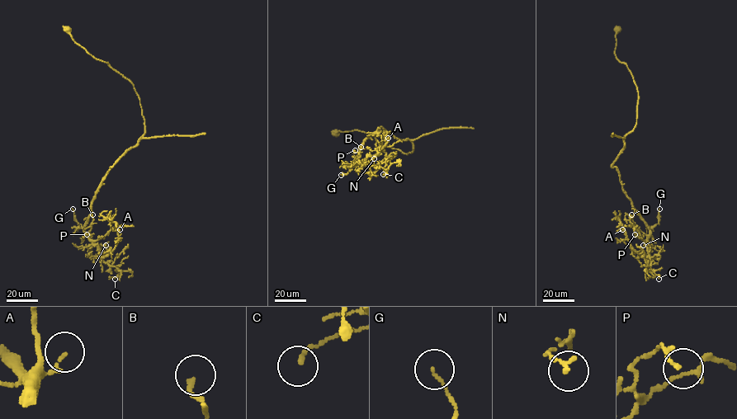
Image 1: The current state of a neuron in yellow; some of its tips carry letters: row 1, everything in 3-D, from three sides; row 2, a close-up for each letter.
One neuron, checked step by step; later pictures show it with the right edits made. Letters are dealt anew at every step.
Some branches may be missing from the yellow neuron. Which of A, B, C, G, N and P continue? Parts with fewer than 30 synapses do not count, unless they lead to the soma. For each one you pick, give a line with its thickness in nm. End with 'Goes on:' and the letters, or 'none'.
Goes on: none

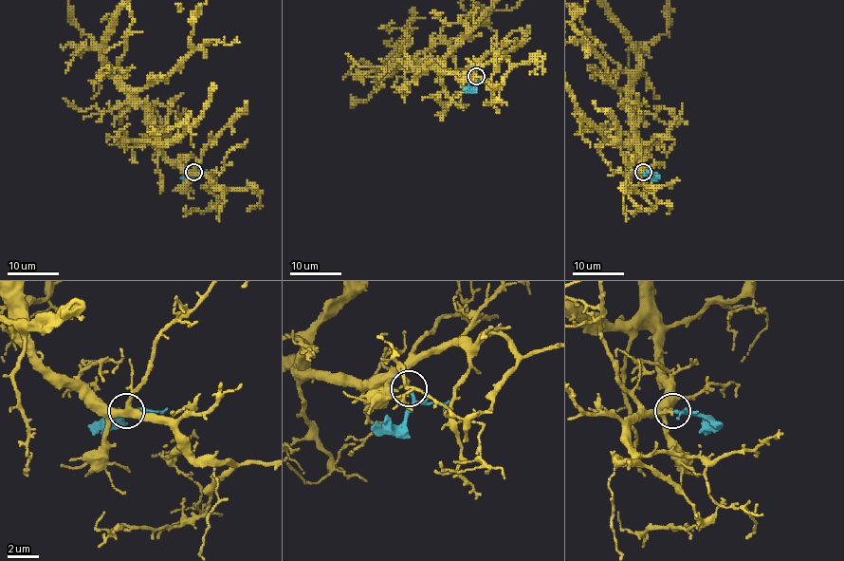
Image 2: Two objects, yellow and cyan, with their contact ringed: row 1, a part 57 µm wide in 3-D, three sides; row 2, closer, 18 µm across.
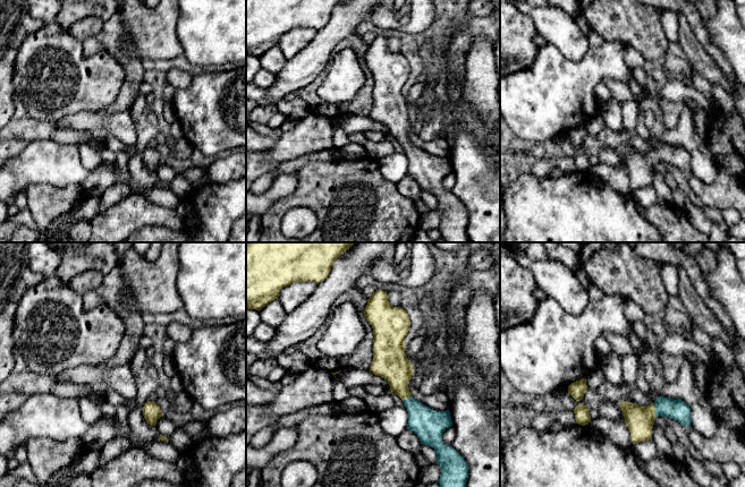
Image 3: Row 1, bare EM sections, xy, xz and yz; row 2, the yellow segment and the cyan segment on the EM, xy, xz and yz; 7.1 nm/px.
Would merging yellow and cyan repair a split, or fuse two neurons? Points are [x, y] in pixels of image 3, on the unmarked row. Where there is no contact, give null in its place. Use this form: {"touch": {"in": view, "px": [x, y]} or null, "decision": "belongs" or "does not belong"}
{"touch": {"in": "yz", "px": [654, 156]}, "decision": "belongs"}

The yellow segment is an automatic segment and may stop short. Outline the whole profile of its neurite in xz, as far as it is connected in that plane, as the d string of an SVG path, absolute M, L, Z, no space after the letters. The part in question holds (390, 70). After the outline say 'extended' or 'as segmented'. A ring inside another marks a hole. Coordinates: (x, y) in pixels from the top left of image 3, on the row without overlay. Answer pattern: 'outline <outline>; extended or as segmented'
outline M376 36L369 45L364 62L373 75L373 106L370 117L388 127L390 137L395 138L403 147L408 159L407 176L414 178L421 190L434 195L438 204L435 210L441 213L438 227L443 242L471 242L466 228L468 213L464 204L451 193L442 188L443 178L452 172L449 156L437 157L415 146L408 135L408 128L414 120L413 111L405 101L405 84L409 77L410 67L403 53L393 53L389 50L387 39Z; extended

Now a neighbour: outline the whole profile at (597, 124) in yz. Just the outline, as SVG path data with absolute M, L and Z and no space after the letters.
M596 114L586 123L587 136L596 137L598 133L604 127L604 121L600 114Z

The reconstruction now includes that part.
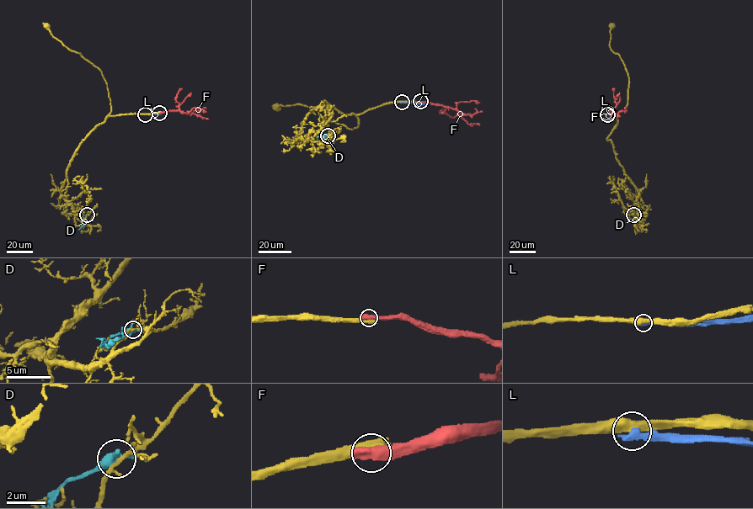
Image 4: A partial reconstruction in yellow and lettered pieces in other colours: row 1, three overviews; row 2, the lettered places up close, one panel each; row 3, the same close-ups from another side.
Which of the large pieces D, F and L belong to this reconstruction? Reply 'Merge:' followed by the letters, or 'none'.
Merge: none

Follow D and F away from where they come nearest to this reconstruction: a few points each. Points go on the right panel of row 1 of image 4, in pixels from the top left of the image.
D: (634, 214), (635, 230)
F: (607, 113), (611, 110), (616, 113), (625, 111), (626, 108)

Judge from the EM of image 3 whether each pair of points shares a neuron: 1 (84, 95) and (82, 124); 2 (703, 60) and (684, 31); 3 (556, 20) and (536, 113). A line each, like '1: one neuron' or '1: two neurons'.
1: two neurons
2: one neuron
3: two neurons

